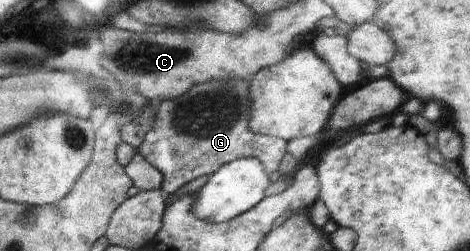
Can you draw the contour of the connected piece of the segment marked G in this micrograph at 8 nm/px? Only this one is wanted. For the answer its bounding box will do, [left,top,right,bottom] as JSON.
[137,78,285,196]

